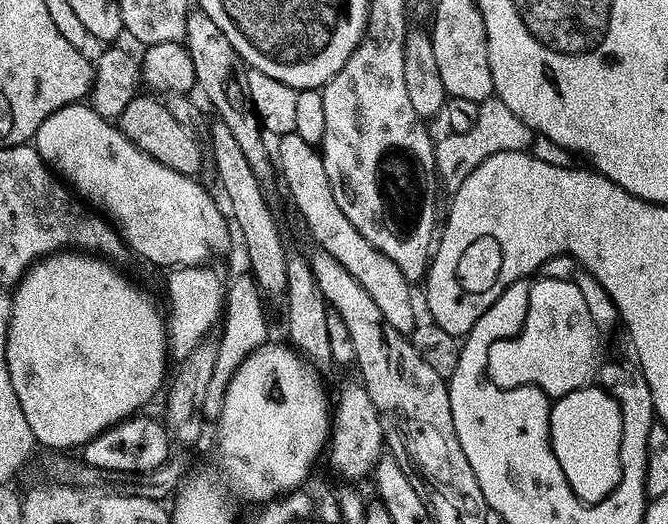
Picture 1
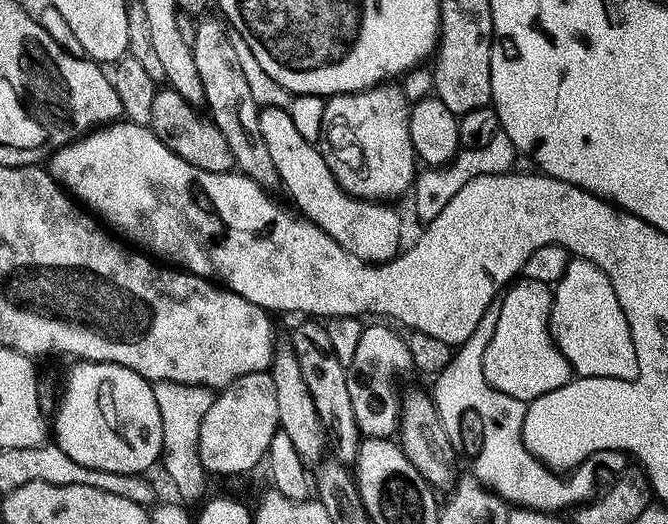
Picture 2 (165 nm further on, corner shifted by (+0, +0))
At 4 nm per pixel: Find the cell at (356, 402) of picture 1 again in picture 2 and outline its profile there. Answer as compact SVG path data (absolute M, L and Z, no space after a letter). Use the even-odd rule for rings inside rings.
M368 324L362 334L362 342L358 342L358 350L354 350L354 358L346 364L346 390L350 394L350 406L354 406L354 418L361 433L368 438L388 438L397 431L400 422L401 393L396 393L396 372L409 370L412 363L407 339L399 336L392 328L384 324Z

